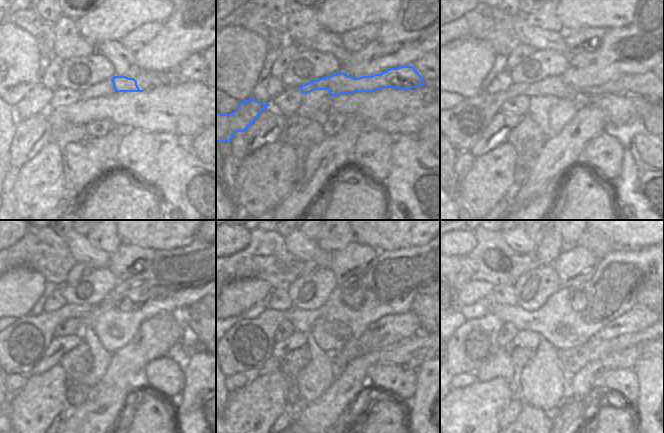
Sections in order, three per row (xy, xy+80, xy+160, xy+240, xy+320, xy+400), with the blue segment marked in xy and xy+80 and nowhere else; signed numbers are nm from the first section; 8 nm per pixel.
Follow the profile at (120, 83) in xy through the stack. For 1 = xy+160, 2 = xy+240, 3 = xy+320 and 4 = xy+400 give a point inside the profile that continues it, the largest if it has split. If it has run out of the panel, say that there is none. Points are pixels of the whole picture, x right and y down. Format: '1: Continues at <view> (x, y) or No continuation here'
1: Continues at xy+160 (463, 125)
2: Continues at xy+240 (20, 346)
3: Continues at xy+320 (245, 347)
4: Continues at xy+400 (471, 346).

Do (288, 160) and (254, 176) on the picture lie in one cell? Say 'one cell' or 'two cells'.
one cell

